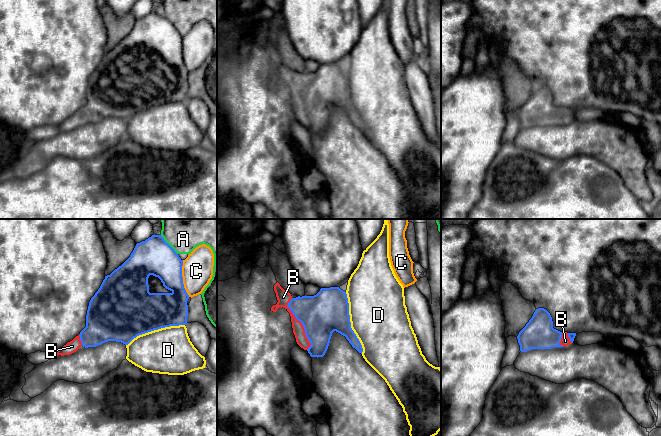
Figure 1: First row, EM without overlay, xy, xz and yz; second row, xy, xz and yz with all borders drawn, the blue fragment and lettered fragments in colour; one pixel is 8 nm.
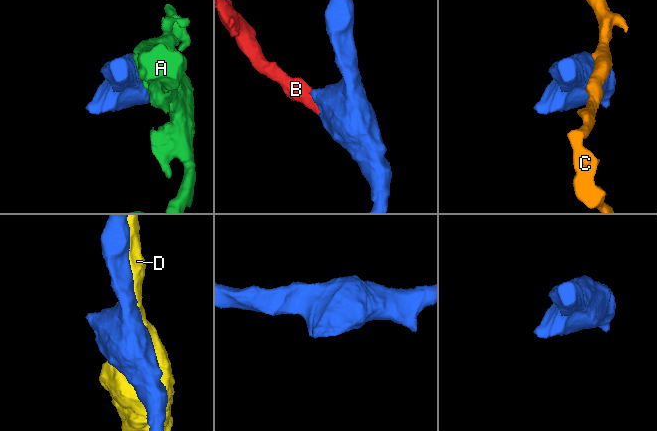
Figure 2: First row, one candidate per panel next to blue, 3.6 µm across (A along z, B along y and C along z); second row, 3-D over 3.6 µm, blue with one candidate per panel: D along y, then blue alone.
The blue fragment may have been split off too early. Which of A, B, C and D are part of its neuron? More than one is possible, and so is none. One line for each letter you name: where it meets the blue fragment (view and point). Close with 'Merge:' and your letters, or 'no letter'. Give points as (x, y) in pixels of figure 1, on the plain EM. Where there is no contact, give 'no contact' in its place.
B: xz (302, 100)
Merge: B

